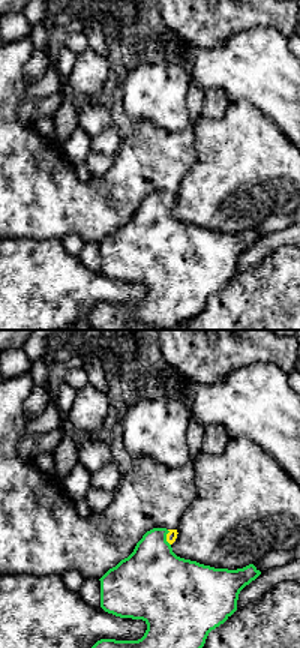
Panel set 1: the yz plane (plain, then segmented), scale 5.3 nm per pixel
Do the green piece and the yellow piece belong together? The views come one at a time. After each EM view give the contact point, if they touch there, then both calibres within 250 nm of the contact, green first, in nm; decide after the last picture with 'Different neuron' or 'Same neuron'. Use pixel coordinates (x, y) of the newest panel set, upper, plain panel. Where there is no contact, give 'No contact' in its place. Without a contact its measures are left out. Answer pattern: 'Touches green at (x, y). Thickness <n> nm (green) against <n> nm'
Touches green at (165, 201). Thickness 380 nm (green) against 60 nm

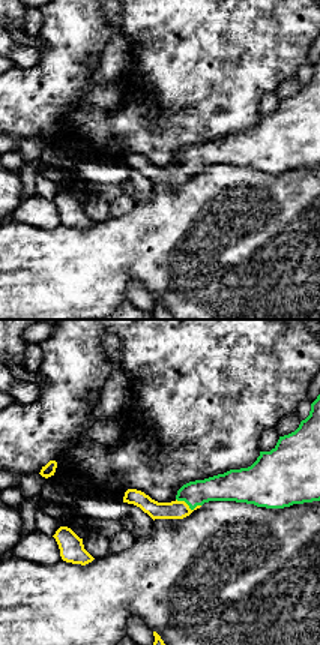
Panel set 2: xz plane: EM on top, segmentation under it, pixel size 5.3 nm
Touches green at (188, 168). Thickness 160 nm (green) against 100 nm

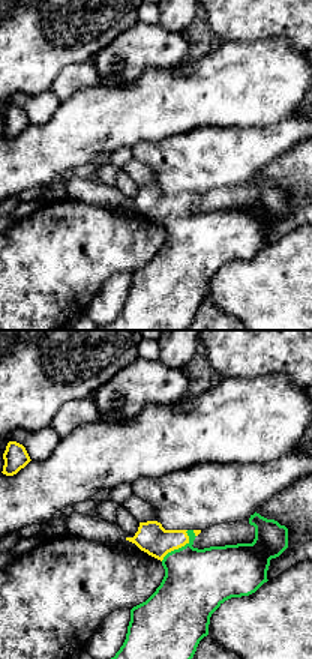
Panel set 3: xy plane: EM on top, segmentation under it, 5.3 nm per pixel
Touches green at (179, 212). Thickness 360 nm (green) against 170 nm

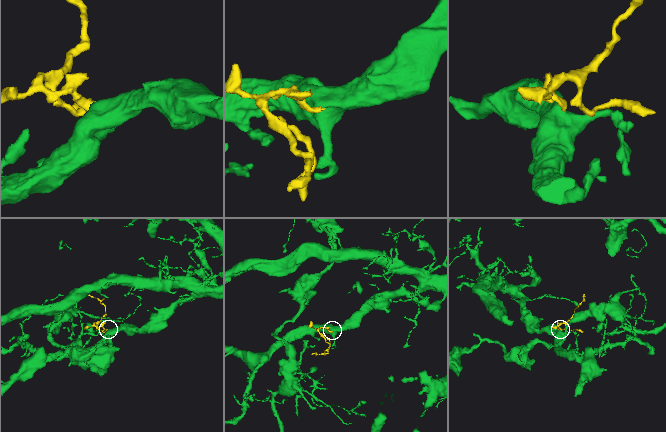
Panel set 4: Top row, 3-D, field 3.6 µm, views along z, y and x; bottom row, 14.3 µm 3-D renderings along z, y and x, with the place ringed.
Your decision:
Same neuron

